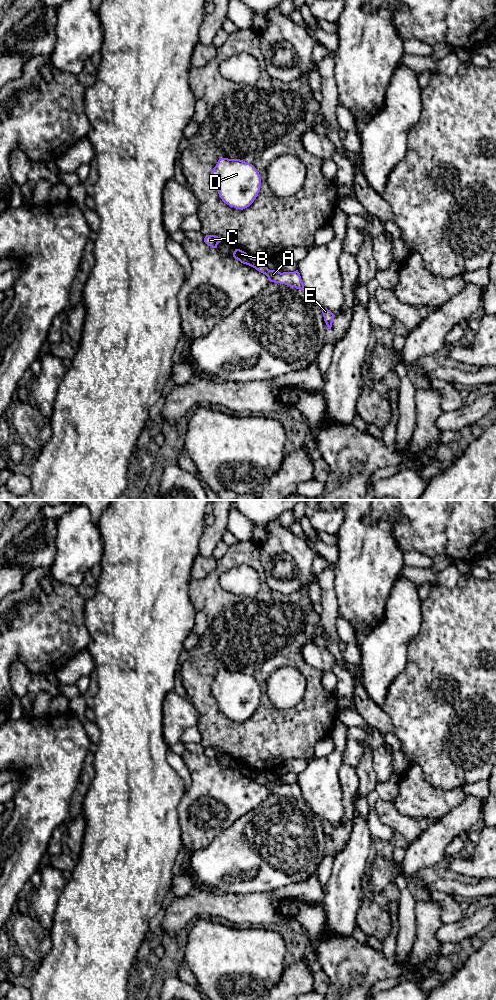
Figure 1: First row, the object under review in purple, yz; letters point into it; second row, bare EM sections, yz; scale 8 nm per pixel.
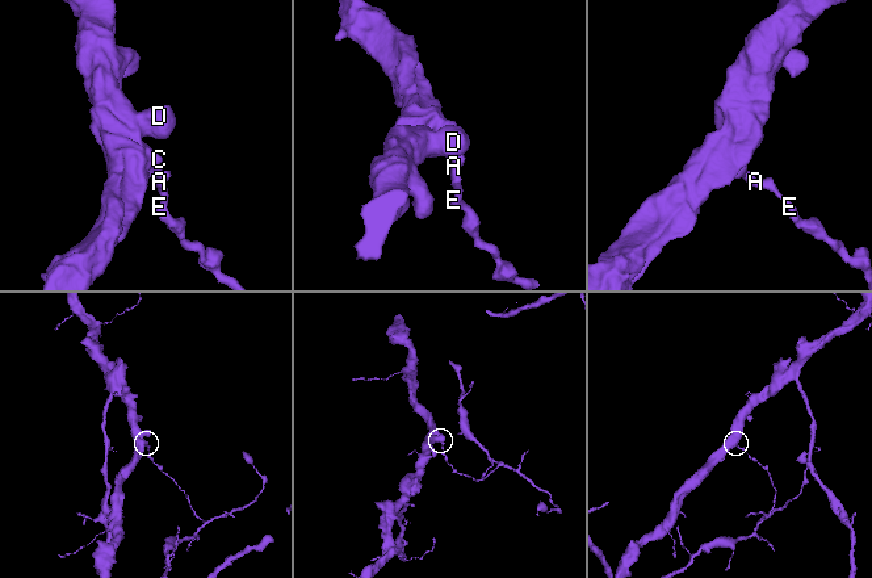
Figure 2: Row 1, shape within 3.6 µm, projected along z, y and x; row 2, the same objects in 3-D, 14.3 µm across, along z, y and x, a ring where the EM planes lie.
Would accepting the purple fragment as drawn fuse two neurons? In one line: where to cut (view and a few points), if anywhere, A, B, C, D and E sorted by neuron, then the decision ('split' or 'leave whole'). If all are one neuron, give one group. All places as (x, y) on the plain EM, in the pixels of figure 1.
cut in yz along (252, 770), (250, 777); A E / B C D; split

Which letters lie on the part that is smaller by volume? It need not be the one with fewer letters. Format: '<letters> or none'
A, E

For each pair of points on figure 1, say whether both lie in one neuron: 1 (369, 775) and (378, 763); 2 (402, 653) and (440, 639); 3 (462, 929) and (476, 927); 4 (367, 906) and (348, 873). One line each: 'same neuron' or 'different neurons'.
1: different neurons
2: different neurons
3: same neuron
4: different neurons

